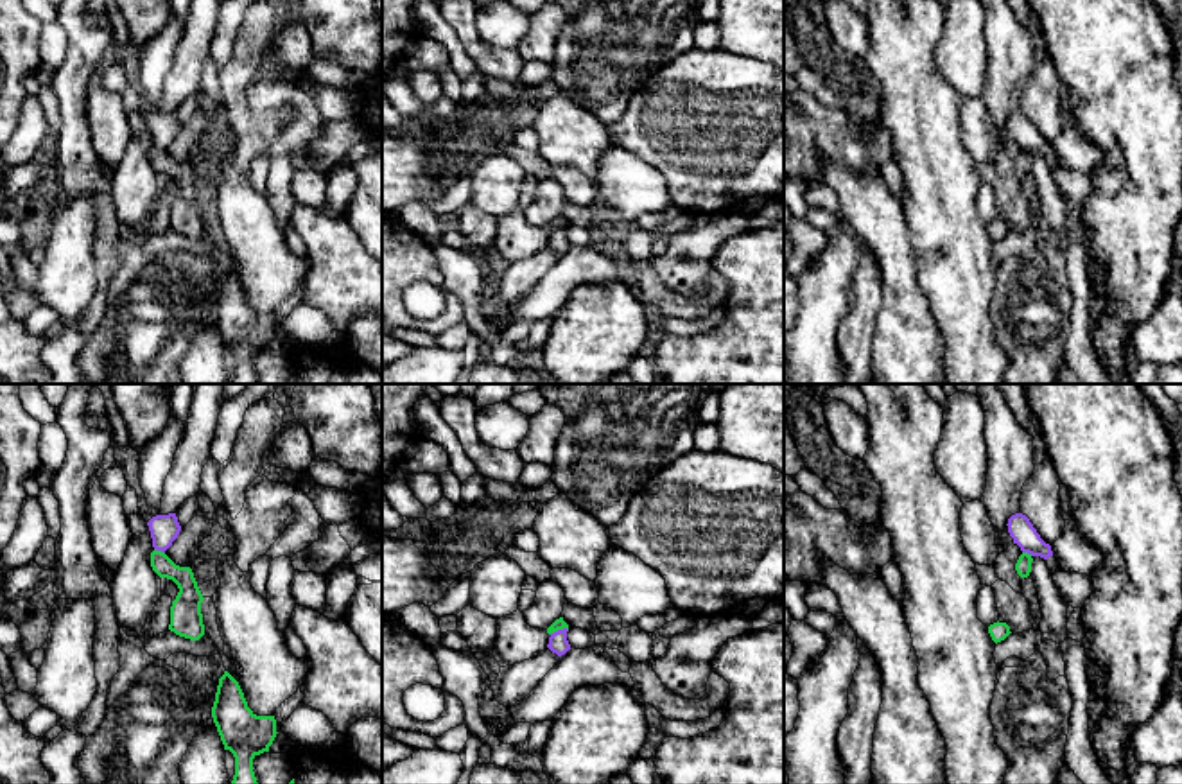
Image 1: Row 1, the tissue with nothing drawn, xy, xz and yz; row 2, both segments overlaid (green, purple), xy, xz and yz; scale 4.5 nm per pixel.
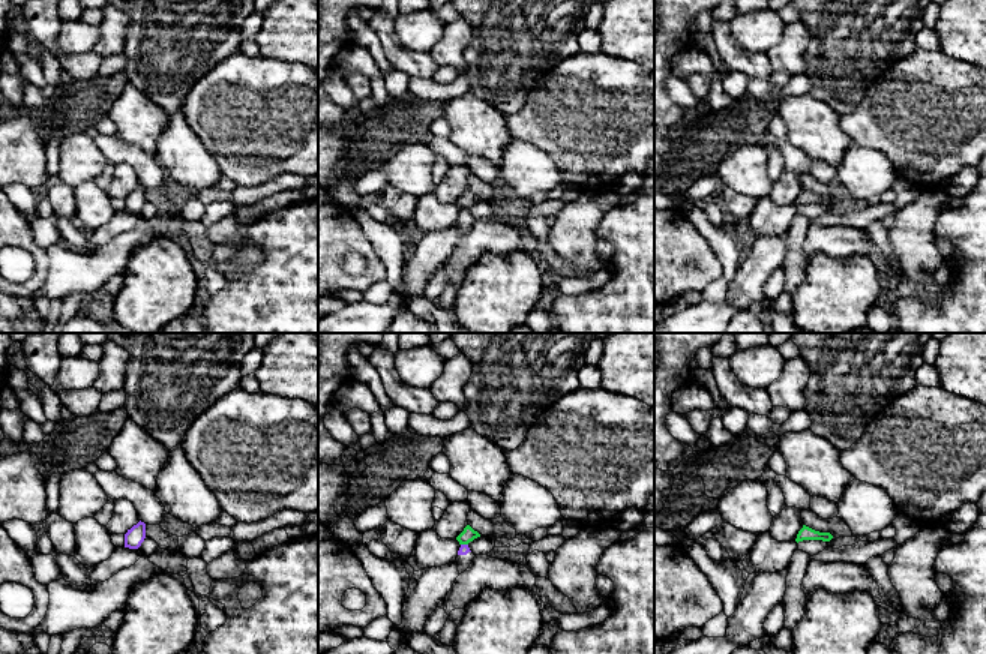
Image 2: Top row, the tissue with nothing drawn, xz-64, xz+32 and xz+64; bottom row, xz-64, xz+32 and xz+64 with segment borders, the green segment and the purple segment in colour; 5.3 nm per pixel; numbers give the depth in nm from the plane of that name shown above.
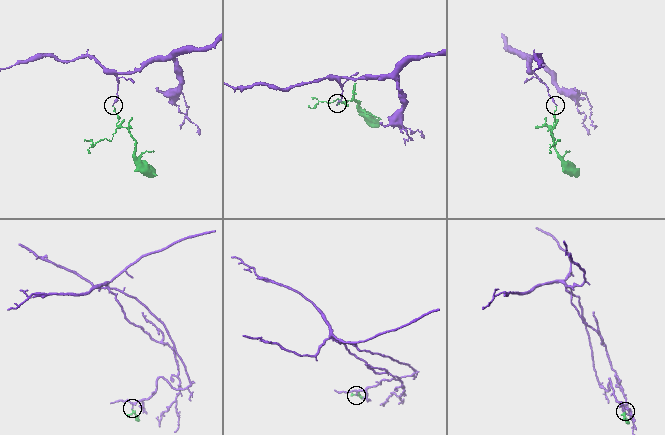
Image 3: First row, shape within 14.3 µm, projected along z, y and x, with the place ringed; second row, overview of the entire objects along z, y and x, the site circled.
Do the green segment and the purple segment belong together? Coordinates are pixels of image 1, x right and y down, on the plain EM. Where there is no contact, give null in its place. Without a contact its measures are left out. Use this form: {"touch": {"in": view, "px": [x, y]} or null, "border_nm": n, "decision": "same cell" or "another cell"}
{"touch": {"in": "xz", "px": [558, 226]}, "border_nm": 90, "decision": "another cell"}

